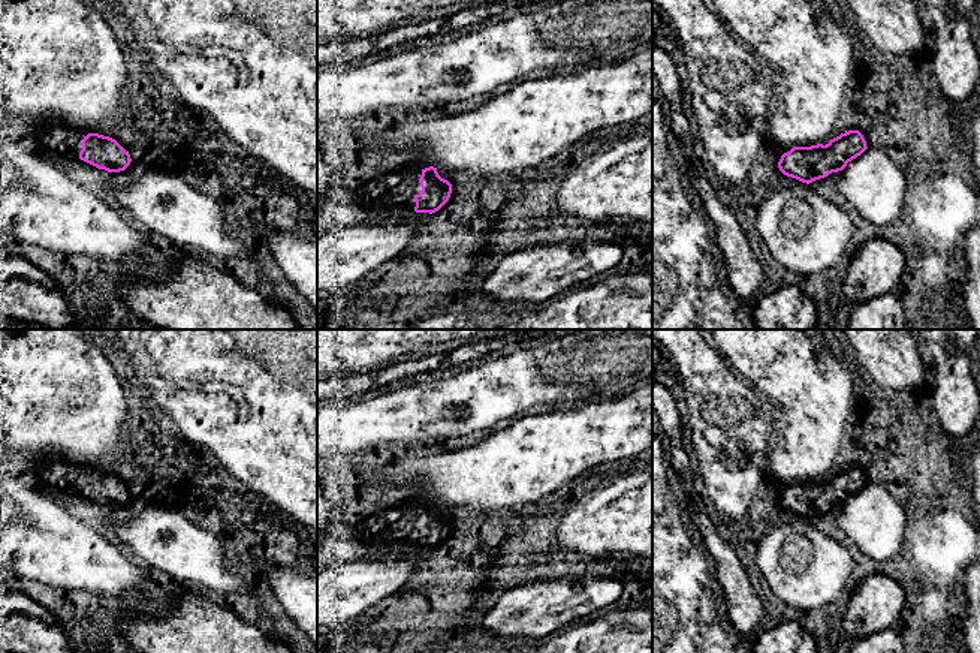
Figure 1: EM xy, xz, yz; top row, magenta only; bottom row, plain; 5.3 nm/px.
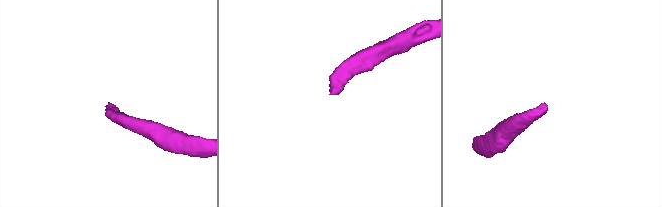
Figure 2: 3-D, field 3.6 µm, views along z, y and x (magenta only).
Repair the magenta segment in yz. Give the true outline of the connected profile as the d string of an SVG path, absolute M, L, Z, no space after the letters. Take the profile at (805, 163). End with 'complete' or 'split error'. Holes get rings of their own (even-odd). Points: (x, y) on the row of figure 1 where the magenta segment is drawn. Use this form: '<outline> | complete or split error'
M836 126L821 144L793 147L784 153L778 168L784 175L809 184L823 198L835 202L841 198L841 171L866 148L859 130L842 130Z | split error

